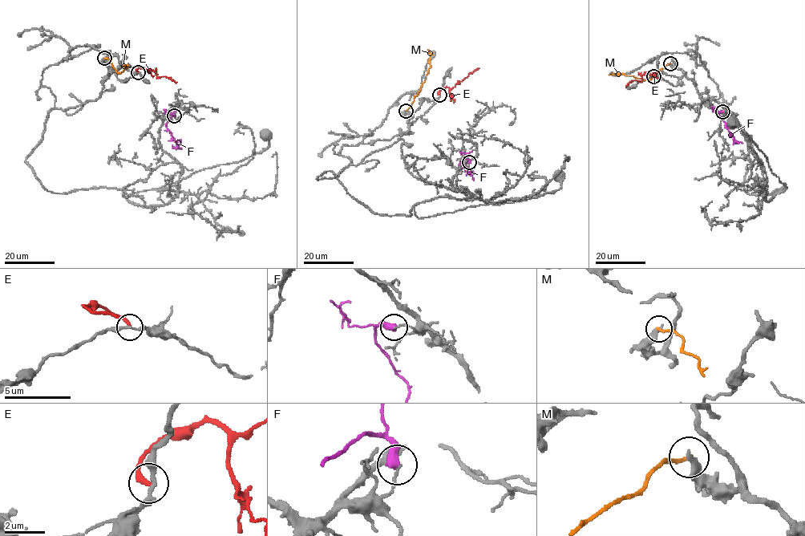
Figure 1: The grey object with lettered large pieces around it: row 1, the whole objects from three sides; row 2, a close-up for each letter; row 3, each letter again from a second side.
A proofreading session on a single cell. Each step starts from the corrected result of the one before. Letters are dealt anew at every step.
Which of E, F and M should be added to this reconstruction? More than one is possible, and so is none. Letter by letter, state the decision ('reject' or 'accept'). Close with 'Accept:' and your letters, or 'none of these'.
E: reject
F: reject
M: reject
Accept: none of these

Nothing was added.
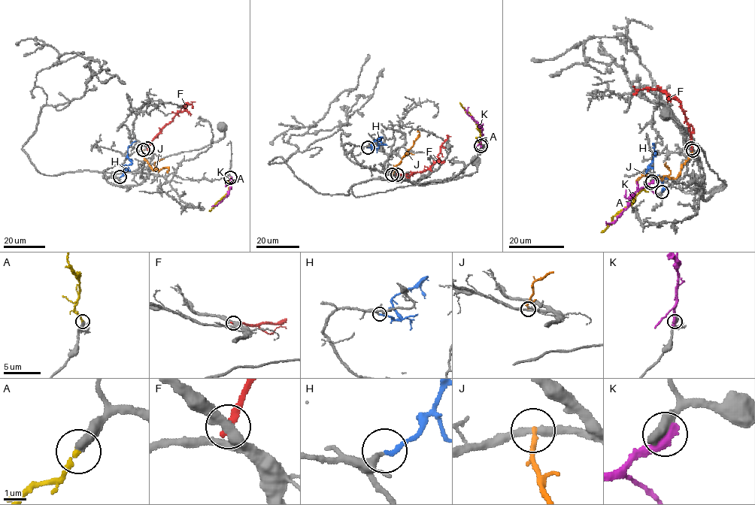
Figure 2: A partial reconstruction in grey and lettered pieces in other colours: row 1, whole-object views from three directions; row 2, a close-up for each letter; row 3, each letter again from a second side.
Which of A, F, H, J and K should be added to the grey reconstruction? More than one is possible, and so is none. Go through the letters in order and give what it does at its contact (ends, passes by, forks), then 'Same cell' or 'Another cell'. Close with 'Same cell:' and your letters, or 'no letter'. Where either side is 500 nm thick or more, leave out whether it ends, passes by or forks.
A: It ends there. Same cell
F: It ends there. Another cell
H: It ends there. Same cell
J: It ends there. Another cell
K: Another cell
Same cell: A, H

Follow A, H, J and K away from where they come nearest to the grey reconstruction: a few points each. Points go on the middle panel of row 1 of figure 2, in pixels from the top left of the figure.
A: (481, 144), (477, 125), (459, 103)
H: (368, 147), (374, 149), (371, 143), (381, 137), (377, 140), (378, 145), (386, 145)
J: (392, 174), (393, 167), (413, 146), (419, 132), (416, 131)
K: (480, 146), (481, 128), (462, 107)

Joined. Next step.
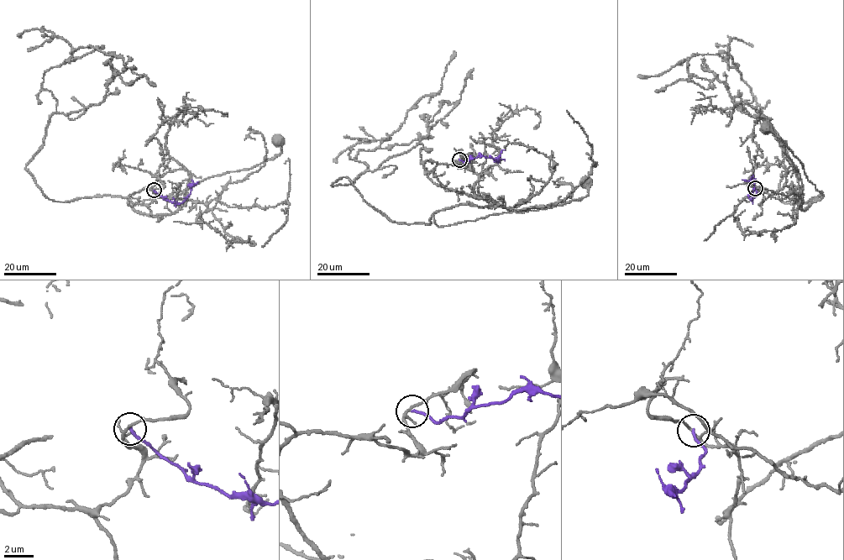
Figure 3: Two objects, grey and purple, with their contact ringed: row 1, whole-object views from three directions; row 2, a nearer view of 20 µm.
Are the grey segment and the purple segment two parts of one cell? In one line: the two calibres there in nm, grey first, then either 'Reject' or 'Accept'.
Thickness 150 nm (grey) against 190 nm. Reject

